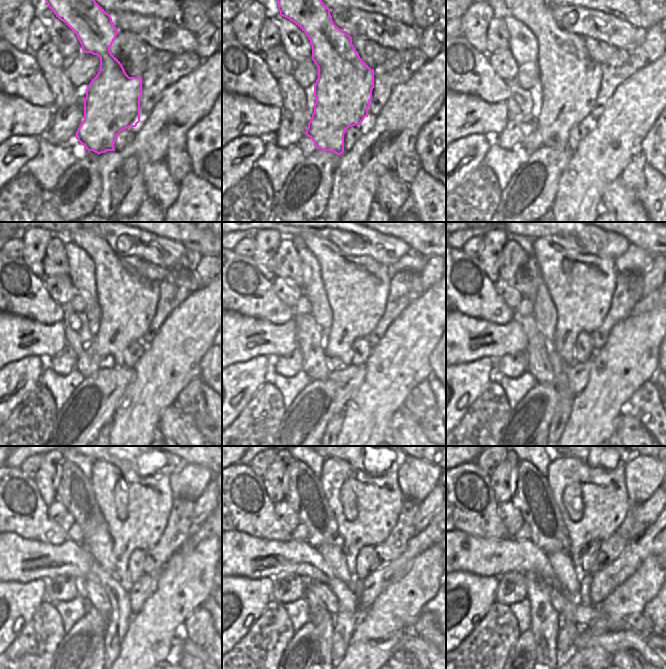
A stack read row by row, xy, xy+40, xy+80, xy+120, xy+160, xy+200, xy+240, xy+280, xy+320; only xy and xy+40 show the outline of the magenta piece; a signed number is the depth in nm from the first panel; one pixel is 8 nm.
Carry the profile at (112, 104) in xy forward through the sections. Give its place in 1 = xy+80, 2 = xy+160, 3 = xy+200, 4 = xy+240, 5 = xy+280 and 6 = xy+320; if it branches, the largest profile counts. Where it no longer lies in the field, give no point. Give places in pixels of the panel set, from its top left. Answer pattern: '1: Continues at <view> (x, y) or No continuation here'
1: Continues at xy+80 (570, 79)
2: Continues at xy+160 (356, 288)
3: Continues at xy+200 (582, 299)
4: Continues at xy+240 (149, 500)
5: Continues at xy+280 (377, 499)
6: Continues at xy+320 (599, 495).

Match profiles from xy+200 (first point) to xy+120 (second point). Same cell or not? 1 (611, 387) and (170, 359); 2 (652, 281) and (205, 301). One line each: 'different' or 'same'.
1: same
2: different

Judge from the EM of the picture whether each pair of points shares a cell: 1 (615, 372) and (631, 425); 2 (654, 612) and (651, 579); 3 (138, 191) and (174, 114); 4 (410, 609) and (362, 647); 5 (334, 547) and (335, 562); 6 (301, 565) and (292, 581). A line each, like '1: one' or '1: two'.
1: two
2: two
3: one
4: one
5: one
6: two

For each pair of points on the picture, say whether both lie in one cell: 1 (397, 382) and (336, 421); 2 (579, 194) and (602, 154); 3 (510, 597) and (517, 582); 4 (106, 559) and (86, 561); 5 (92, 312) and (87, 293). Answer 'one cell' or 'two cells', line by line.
1: two cells
2: one cell
3: one cell
4: two cells
5: one cell

